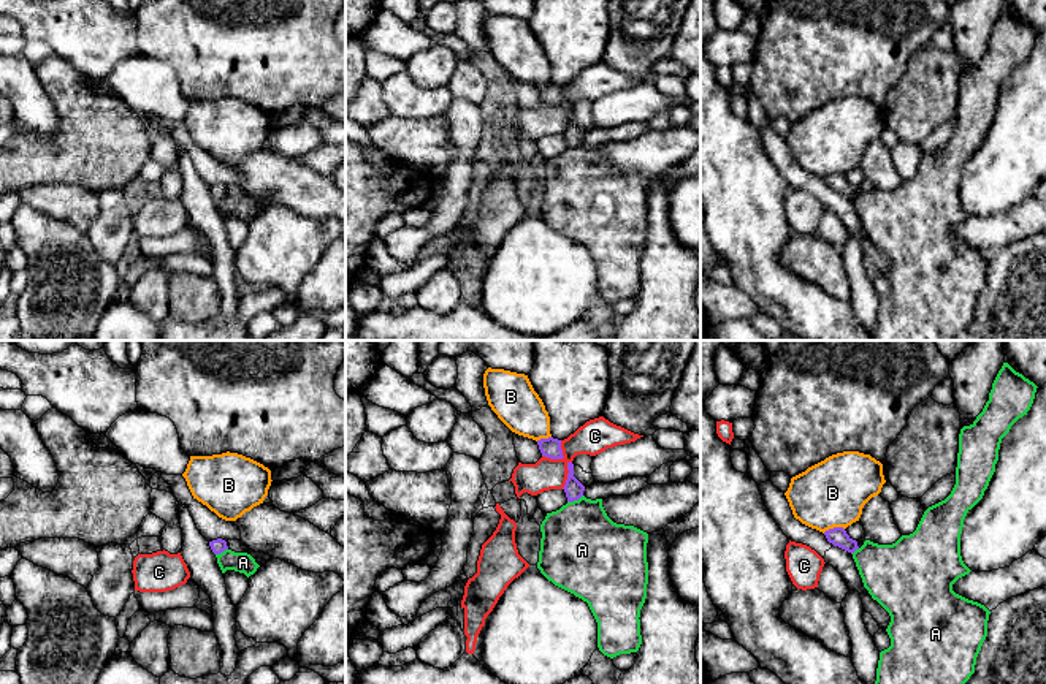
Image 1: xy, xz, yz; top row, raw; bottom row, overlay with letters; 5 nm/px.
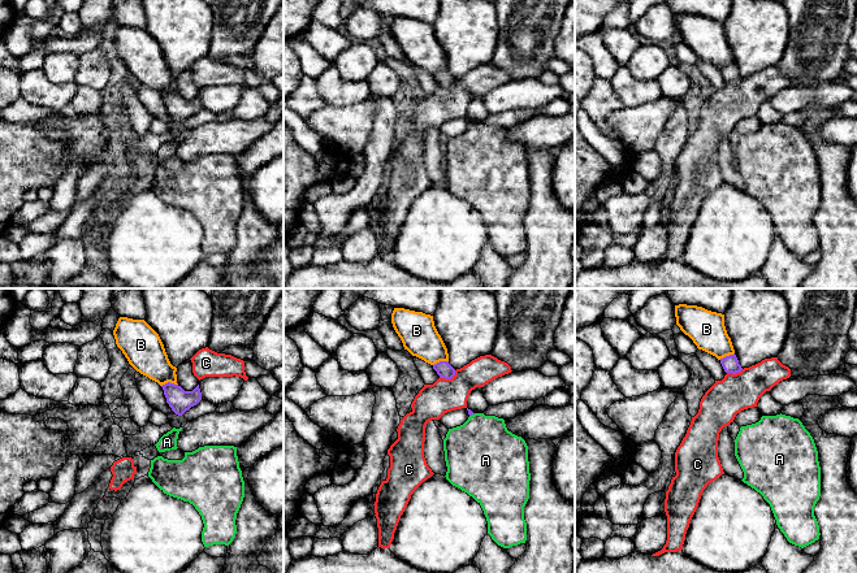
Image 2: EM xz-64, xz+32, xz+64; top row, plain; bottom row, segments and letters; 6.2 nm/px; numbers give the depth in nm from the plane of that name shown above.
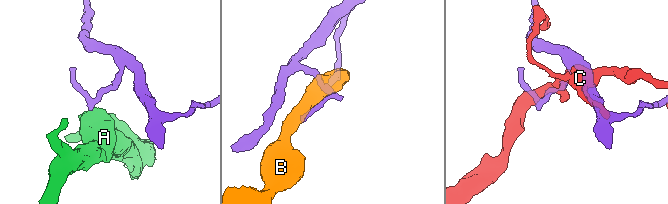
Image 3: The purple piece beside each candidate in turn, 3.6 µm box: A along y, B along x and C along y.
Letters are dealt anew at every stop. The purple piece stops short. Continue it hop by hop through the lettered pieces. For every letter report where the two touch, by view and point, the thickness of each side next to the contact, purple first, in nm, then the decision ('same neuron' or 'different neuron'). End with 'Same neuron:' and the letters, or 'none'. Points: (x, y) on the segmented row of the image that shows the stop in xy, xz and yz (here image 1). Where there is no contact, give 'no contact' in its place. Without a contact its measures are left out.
A: contact xz (574, 499); calibres 100 and 420 nm; different neuron
B: contact yz (834, 528); calibres 90 and 340 nm; different neuron
C: contact xz (560, 458); calibres 100 and 170 nm; different neuron
Same neuron: none

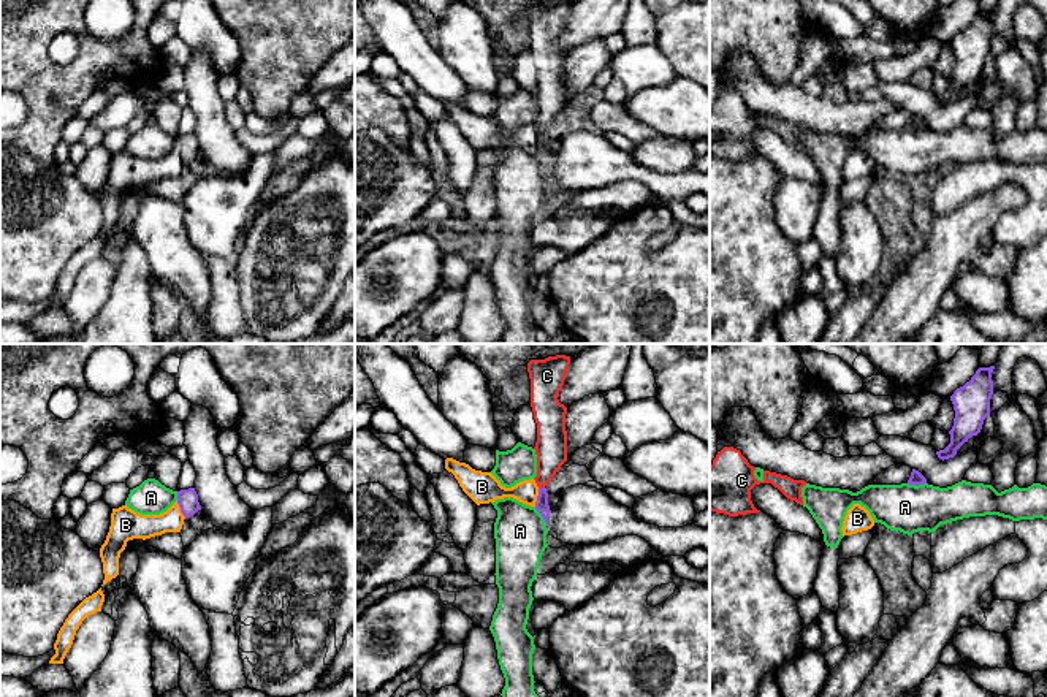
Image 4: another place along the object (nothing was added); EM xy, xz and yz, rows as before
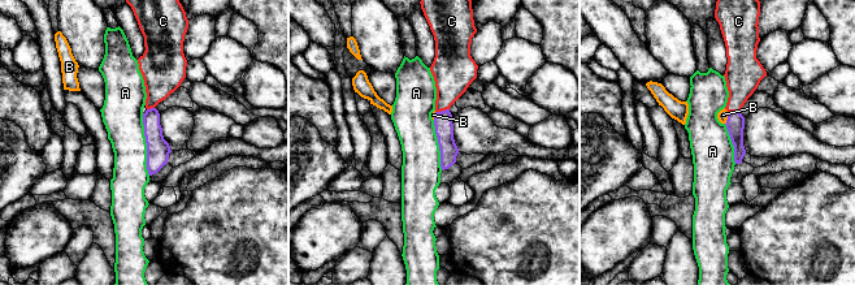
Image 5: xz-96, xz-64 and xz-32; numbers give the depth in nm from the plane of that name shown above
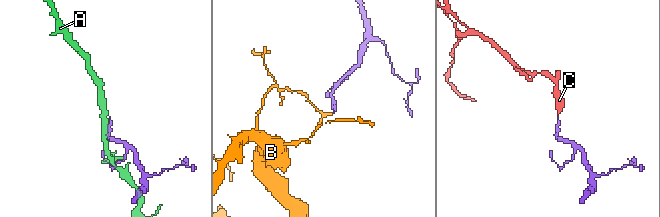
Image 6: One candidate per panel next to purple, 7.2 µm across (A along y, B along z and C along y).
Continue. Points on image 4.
A: contact yz (917, 483); calibres 70 and 240 nm; different neuron
B: contact xz (537, 498); calibres 70 and 120 nm; different neuron
C: contact xz (540, 488); calibres 70 and 160 nm; same neuron
Same neuron: C

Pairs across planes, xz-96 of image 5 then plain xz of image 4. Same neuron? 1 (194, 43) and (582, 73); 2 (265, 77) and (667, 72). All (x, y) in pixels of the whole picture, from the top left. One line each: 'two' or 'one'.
1: one
2: two

